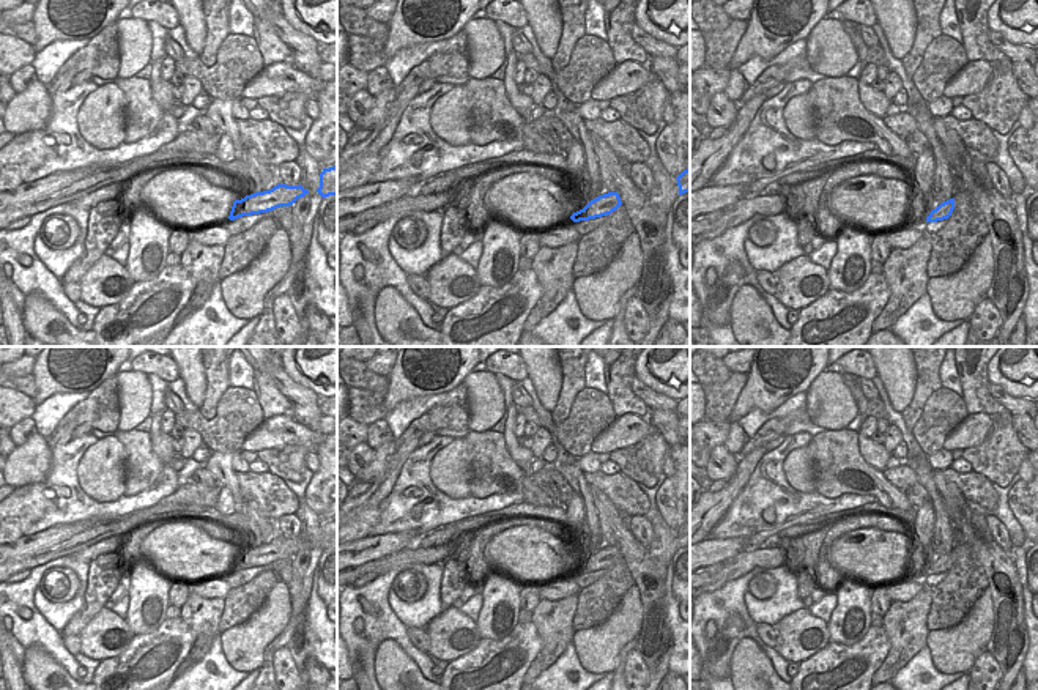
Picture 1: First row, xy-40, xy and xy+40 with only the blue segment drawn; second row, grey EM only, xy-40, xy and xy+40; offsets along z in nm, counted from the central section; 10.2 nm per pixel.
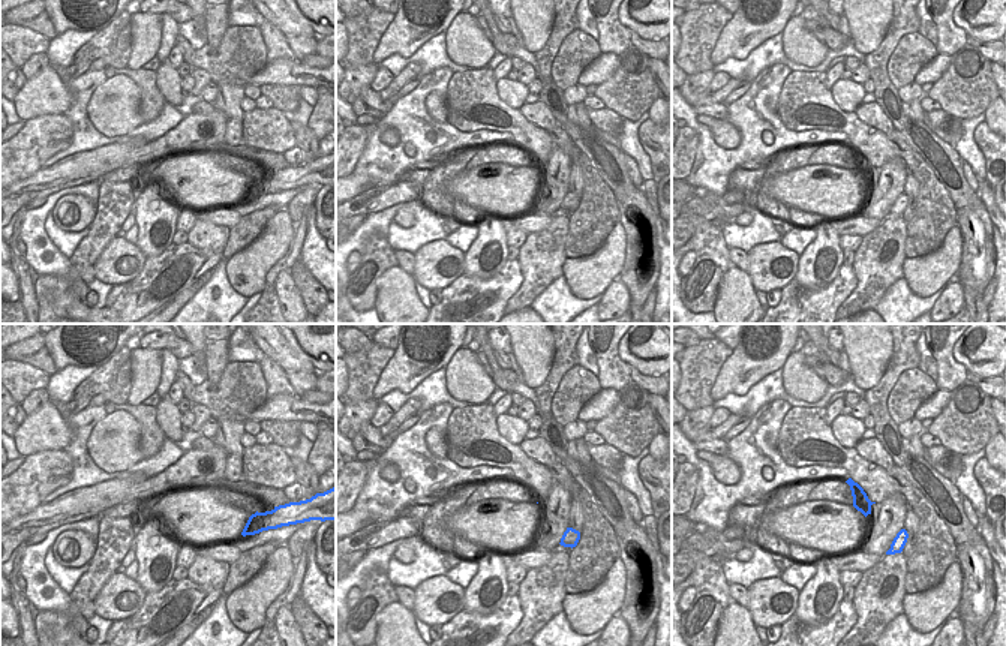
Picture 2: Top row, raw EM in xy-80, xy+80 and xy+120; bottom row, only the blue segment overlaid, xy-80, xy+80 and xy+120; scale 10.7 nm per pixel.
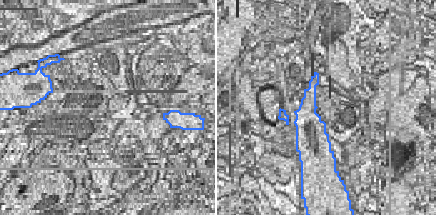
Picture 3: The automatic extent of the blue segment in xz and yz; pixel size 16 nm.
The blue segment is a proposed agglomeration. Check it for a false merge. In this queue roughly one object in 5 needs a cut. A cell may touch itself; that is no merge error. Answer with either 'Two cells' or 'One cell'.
One cell

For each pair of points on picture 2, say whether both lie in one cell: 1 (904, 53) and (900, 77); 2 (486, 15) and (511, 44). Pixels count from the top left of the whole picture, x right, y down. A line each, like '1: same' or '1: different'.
1: same
2: same

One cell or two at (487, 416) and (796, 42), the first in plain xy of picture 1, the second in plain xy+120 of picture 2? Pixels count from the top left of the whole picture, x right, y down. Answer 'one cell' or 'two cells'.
one cell

